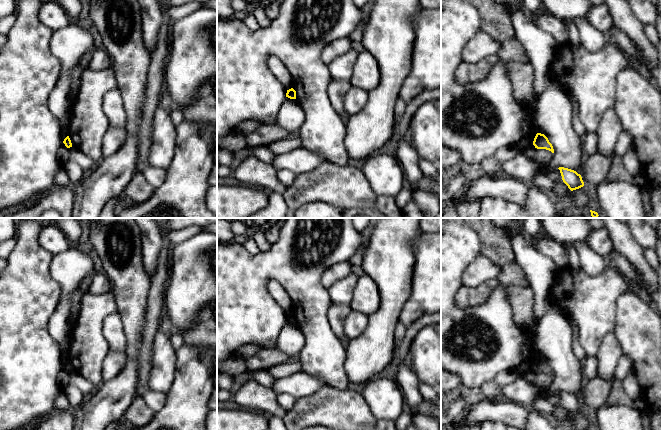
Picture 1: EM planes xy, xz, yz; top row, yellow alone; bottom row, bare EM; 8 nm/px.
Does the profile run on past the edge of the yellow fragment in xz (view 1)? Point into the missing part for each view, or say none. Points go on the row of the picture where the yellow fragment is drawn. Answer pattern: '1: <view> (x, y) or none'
1: none

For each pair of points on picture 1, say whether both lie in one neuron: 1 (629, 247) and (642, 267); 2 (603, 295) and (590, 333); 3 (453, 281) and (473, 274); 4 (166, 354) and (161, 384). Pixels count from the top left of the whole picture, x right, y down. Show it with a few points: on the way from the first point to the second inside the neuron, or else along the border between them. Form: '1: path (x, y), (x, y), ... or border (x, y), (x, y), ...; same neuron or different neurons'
1: path (633, 252), (639, 262); same neuron
2: path (594, 304), (593, 324); same neuron
3: border (474, 258), (464, 270), (461, 284); different neurons
4: path (163, 361), (161, 377); same neuron

